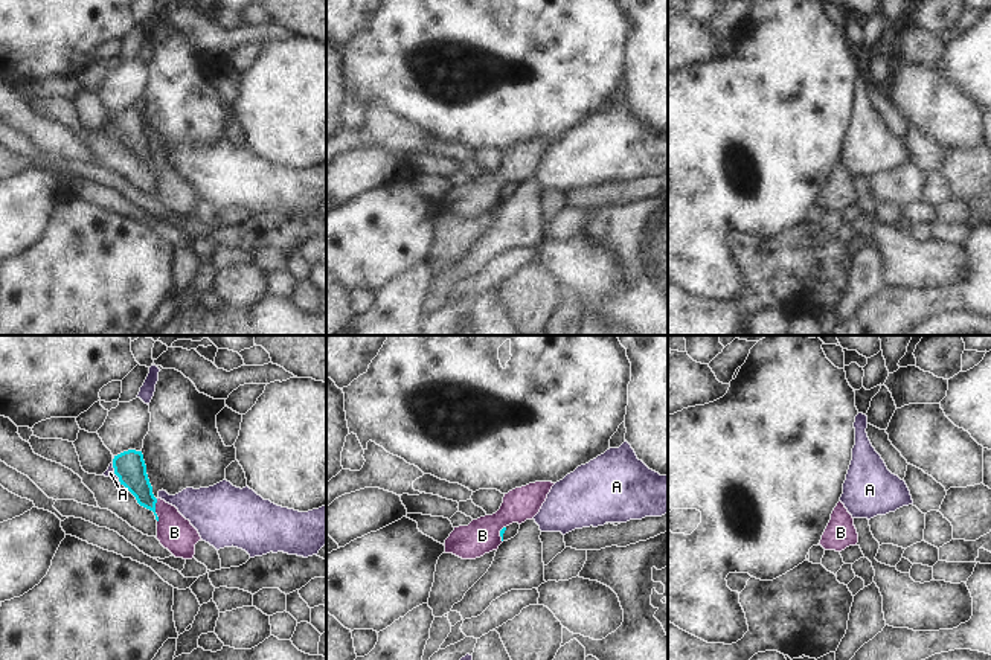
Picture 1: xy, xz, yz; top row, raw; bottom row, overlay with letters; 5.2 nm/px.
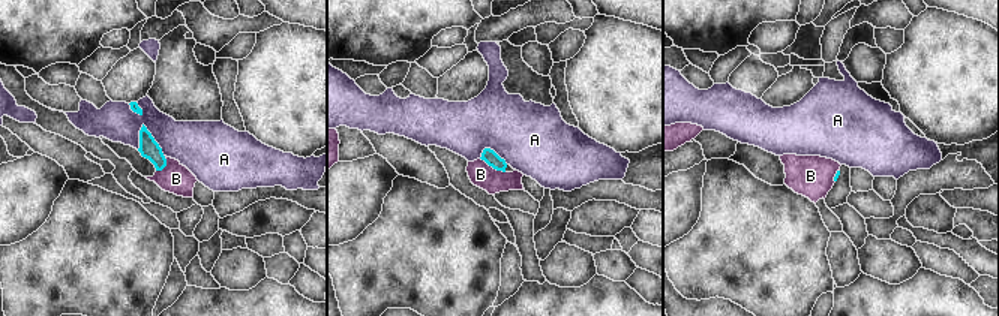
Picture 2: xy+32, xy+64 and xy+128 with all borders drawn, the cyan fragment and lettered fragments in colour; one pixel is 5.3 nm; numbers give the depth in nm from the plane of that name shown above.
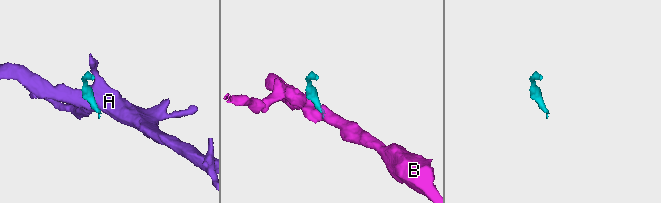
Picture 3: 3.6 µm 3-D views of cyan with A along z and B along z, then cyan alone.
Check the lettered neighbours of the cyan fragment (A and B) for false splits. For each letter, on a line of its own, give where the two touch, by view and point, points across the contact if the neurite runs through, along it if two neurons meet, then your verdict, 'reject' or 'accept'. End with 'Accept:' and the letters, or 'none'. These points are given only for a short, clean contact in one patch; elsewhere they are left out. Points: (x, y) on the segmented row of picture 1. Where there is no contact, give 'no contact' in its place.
A: contact xy (115, 473); border xy (112, 462), (113, 473), (121, 482); reject
B: contact xy (154, 511); border xy (156, 499), (157, 522); reject
Accept: none

